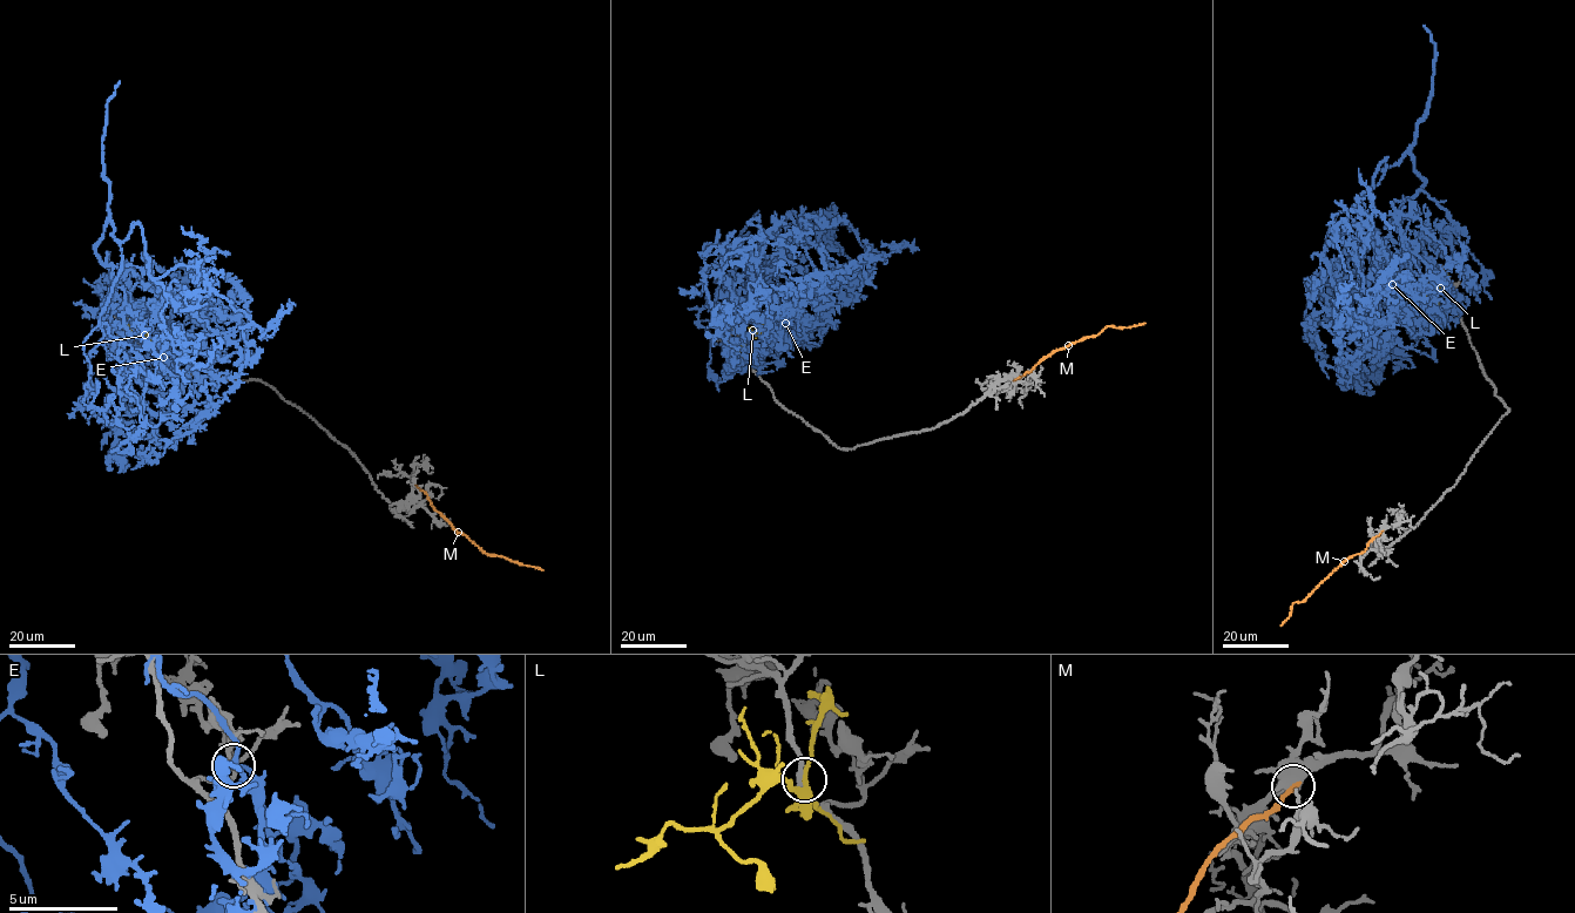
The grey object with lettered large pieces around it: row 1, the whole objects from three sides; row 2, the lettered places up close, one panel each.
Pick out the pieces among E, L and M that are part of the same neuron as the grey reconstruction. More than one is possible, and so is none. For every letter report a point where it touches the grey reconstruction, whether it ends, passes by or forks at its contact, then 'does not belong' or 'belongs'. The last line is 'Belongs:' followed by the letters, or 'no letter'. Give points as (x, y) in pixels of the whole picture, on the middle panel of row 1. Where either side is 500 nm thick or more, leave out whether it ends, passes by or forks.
E: contact (730, 351); it passes by; does not belong
L: contact (741, 342); it forks; does not belong
M: contact (1014, 379); does not belong
Belongs: no letter

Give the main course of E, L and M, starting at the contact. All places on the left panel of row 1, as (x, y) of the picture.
E: (122, 332), (101, 313), (109, 215), (121, 266), (83, 352), (92, 411), (116, 428), (121, 392), (88, 371)
L: (132, 331), (142, 329), (155, 346)
M: (417, 486), (434, 509), (486, 554), (543, 570)

